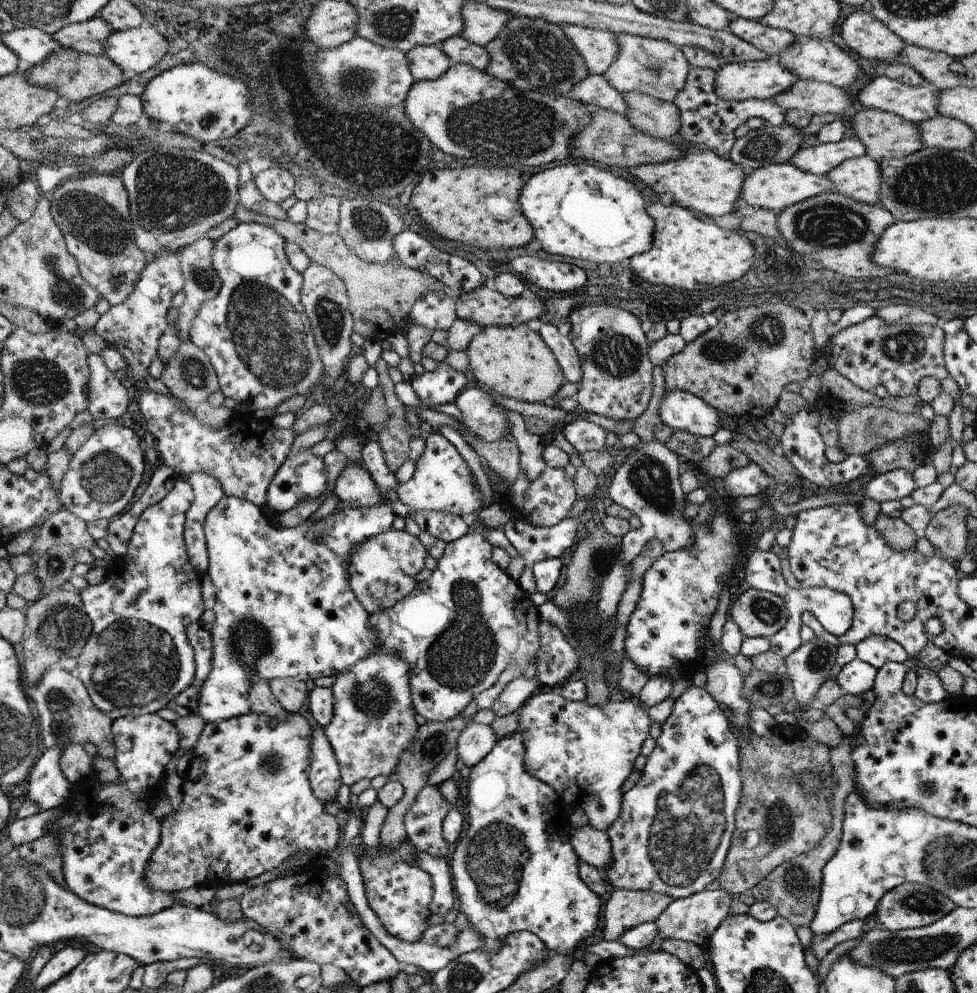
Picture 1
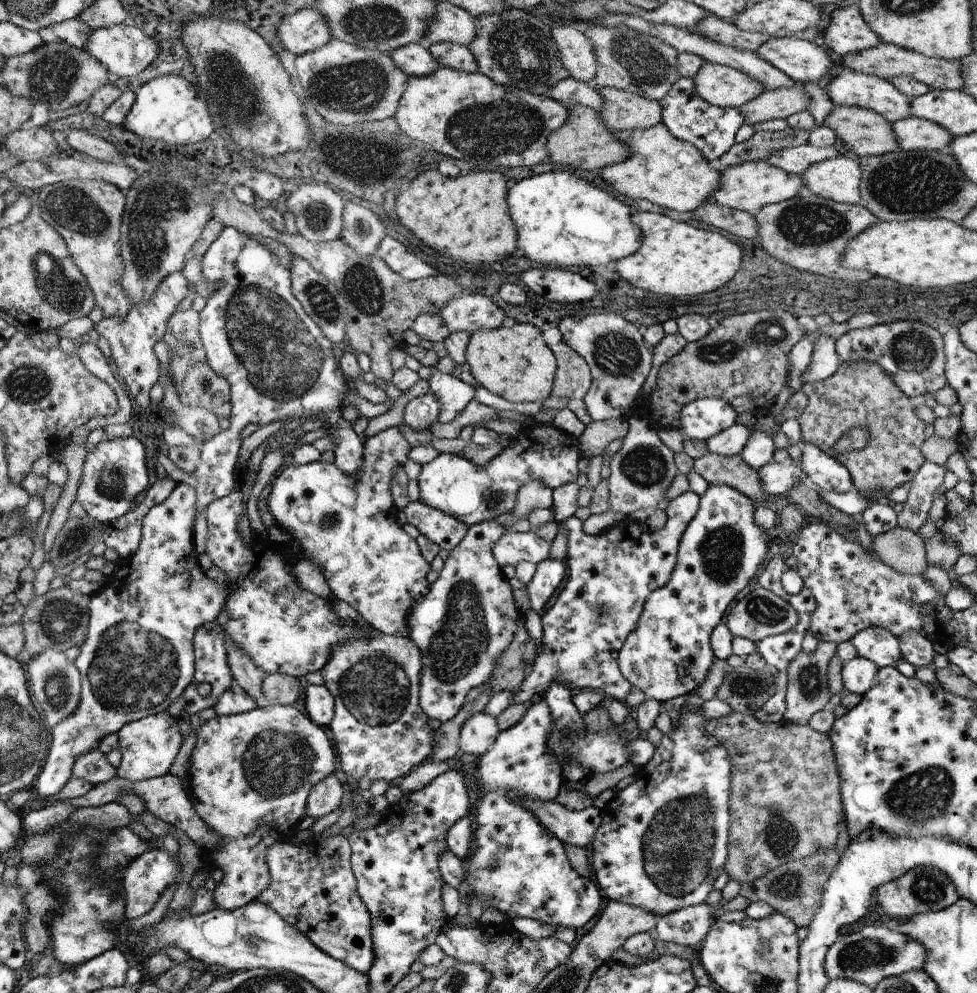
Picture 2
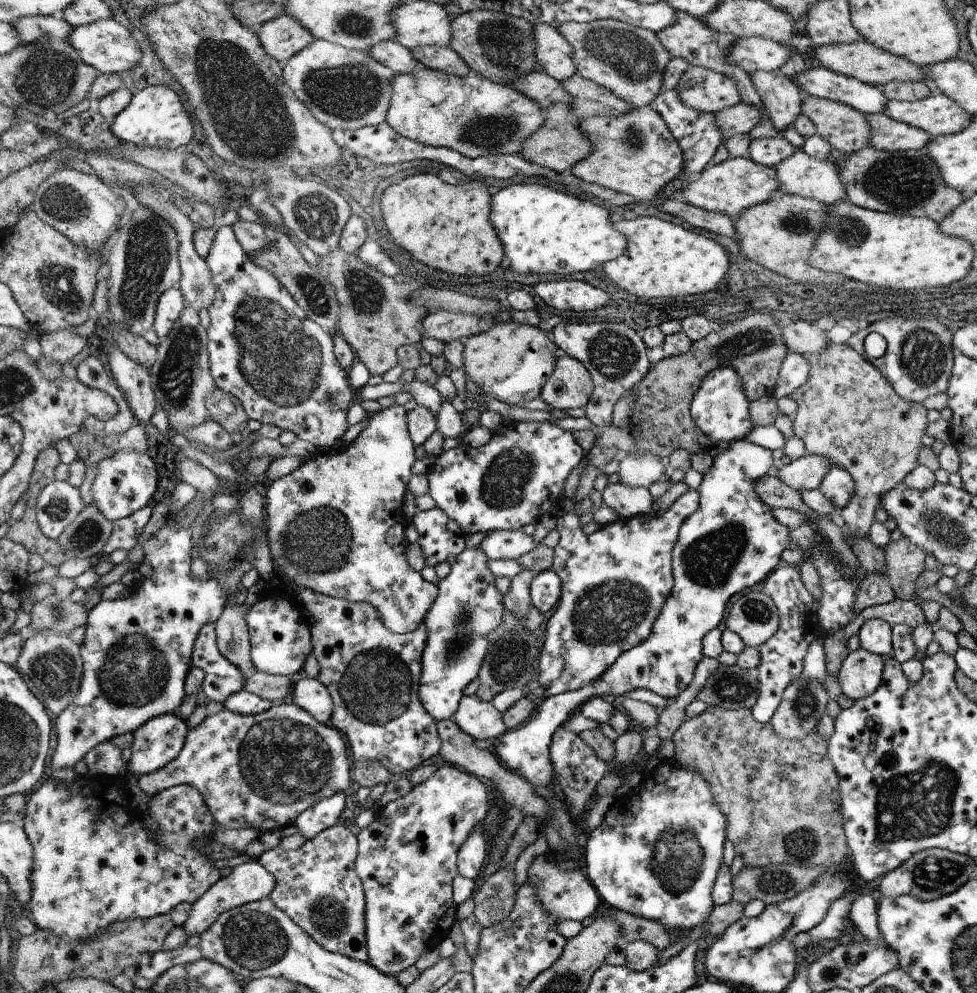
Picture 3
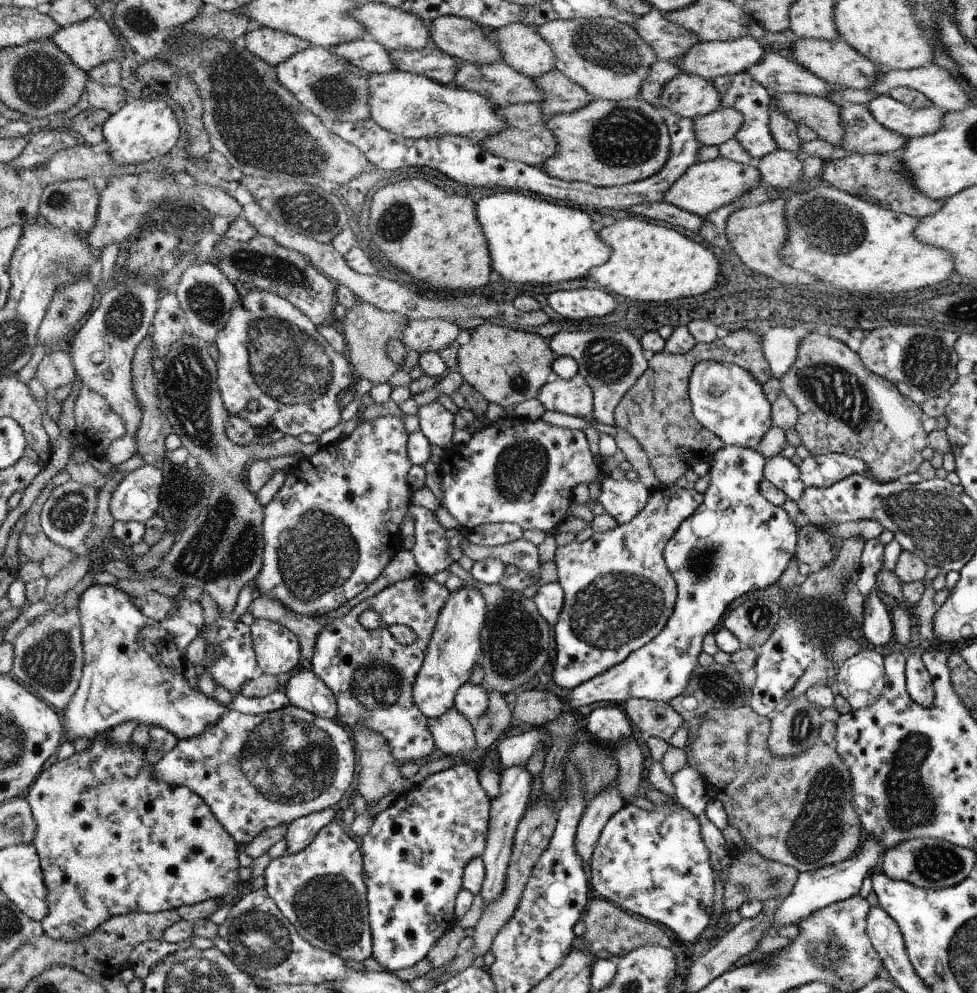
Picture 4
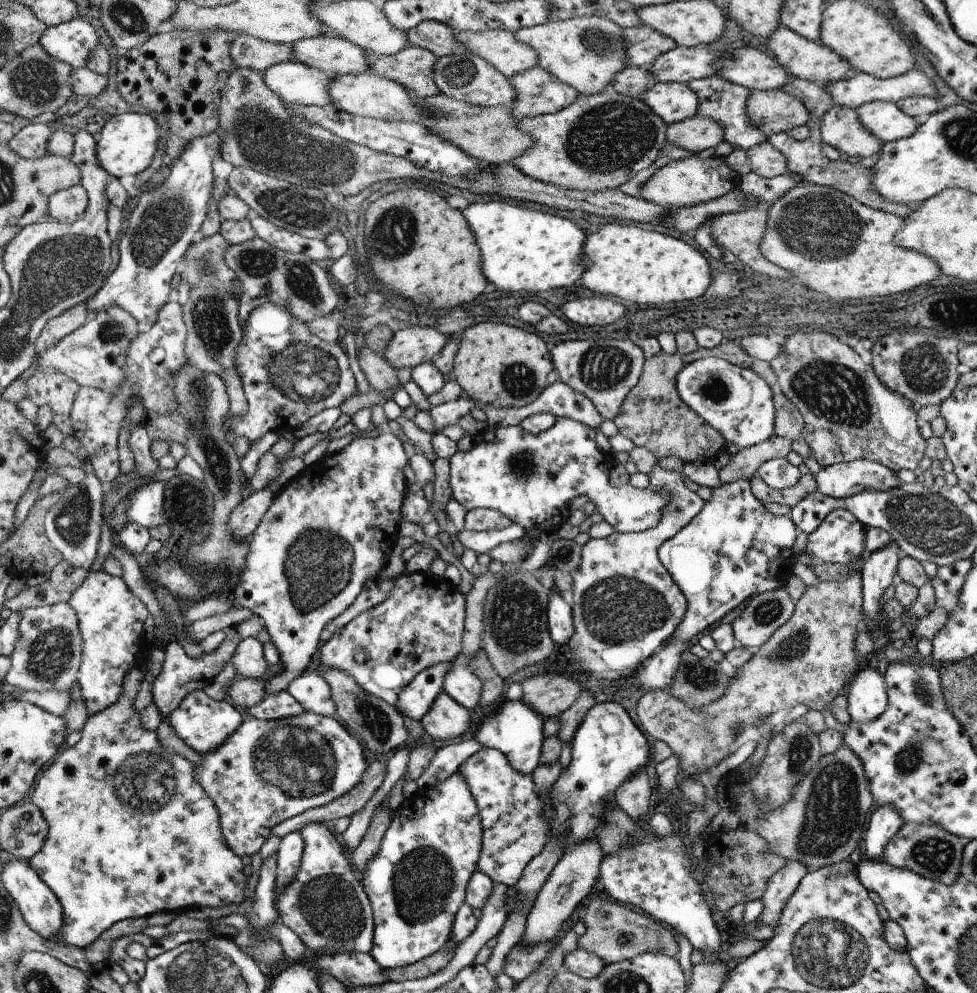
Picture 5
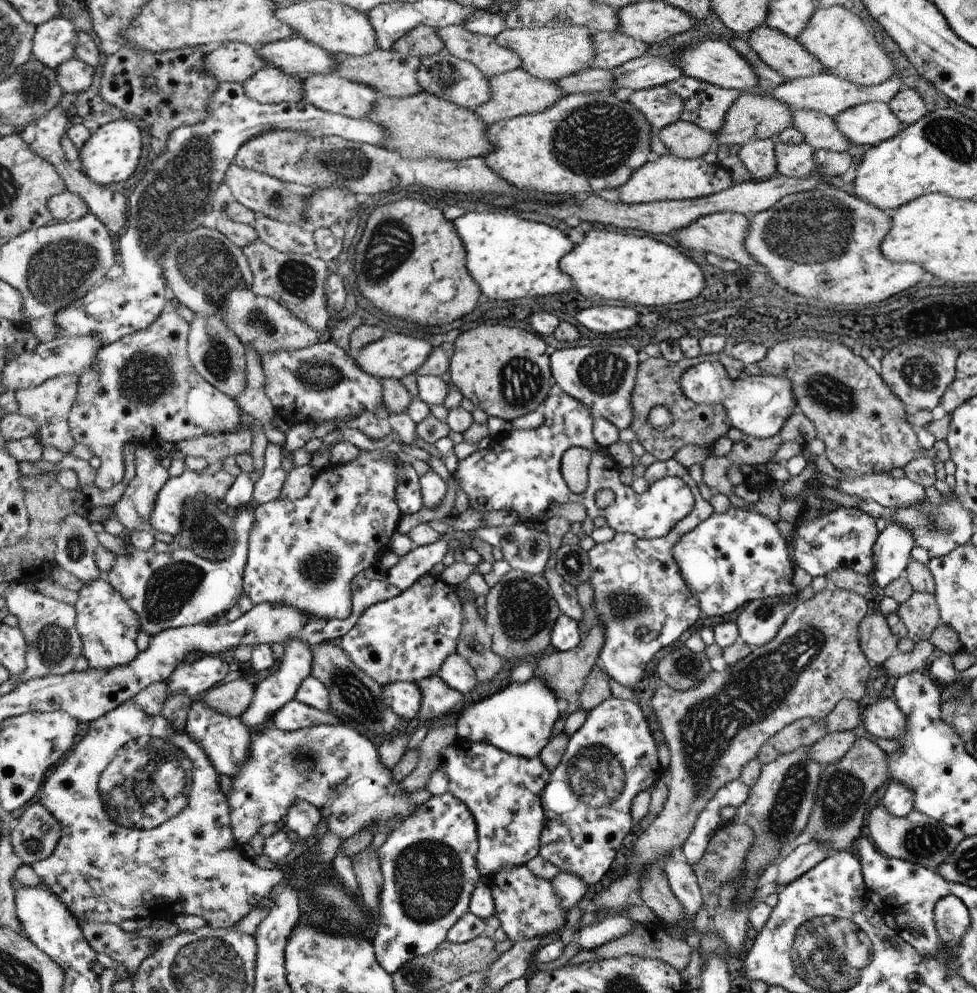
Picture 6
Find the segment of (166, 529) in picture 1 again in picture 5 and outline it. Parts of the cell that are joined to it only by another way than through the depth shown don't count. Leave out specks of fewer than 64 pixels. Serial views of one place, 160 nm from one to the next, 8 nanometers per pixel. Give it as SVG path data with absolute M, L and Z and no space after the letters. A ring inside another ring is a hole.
M90 570L87 579L67 600L78 615L80 630L84 630L84 666L80 666L77 681L89 715L106 709L123 693L123 680L132 667L147 664L151 646L144 637L144 620L149 610L146 604L126 587L122 577L104 571ZM194 691L186 696L168 717L176 734L184 740L190 748L193 748L198 754L207 755L220 749L225 741L232 737L243 724L240 712L236 710L232 703L226 698L223 700L214 700L209 698L204 691Z

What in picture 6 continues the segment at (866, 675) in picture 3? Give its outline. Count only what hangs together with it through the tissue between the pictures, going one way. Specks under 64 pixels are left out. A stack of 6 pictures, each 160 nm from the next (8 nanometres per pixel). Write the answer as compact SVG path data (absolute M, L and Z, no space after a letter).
M881 697L879 700L862 709L863 725L878 738L898 739L907 731L906 716L890 698Z

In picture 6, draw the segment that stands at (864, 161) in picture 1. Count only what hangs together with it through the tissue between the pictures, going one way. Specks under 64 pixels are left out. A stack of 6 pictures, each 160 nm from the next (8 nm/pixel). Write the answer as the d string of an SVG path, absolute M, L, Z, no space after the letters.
M752 139L739 150L742 164L754 180L766 180L777 173L775 142L772 139Z

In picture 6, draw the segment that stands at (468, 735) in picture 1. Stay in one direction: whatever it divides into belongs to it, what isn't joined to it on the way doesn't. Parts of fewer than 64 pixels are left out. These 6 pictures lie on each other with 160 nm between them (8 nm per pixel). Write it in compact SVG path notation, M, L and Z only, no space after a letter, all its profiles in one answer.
M457 652L444 659L436 674L463 695L470 692L479 682L472 665Z

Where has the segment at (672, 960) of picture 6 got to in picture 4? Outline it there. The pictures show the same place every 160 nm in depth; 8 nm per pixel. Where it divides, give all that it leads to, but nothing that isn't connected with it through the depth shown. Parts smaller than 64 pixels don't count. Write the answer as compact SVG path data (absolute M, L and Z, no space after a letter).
M594 896L589 899L588 906L582 912L581 921L586 926L586 931L582 935L585 942L600 949L604 948L608 954L613 956L614 960L646 945L660 945L666 948L672 946L673 941L666 934L666 930L662 930L662 926L658 926L656 923L652 924L652 921L634 913L626 912L613 902L603 898Z

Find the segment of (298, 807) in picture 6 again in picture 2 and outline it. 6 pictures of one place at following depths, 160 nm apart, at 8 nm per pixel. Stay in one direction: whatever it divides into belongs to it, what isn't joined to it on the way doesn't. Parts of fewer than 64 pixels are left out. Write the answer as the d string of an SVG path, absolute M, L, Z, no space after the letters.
M342 832L333 836L310 837L300 844L276 842L266 852L270 867L271 884L254 901L260 901L278 911L280 916L292 926L302 931L316 947L320 947L332 958L362 971L364 974L375 962L374 942L371 931L371 914L358 892L358 882L354 867L350 866L350 844Z

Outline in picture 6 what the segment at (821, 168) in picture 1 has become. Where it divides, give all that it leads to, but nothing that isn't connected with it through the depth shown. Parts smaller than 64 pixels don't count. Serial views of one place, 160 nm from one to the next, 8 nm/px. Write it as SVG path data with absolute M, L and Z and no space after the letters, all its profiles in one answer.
M686 75L664 86L683 102L680 119L714 134L721 129L726 112L741 95L738 89L723 89Z

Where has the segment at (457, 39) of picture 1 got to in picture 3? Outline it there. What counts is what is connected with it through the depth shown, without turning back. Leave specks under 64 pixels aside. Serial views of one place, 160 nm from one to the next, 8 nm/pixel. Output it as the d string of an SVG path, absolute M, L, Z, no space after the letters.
M448 46L420 47L412 51L413 57L420 66L449 75L465 77L471 73L469 66L460 58L453 48Z

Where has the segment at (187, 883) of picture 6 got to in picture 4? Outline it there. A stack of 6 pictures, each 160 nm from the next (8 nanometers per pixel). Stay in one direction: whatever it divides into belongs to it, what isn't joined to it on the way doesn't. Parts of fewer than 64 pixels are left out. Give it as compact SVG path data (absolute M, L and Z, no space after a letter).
M111 730L95 736L90 740L90 746L82 751L76 751L72 756L52 764L40 774L38 780L26 795L34 820L36 821L33 845L39 853L42 864L43 878L47 885L49 914L41 921L43 931L50 938L64 941L78 941L91 935L106 923L112 916L120 916L133 912L157 913L178 909L184 905L193 905L208 899L222 899L240 884L238 878L238 852L236 842L220 825L219 819L210 811L204 800L184 786L174 786L155 777L151 769L154 764L146 759L146 749L128 742L117 745L111 741Z

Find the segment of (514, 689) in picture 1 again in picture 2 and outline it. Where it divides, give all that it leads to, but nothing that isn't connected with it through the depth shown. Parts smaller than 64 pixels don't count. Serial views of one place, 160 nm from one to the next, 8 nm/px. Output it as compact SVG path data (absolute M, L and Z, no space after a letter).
M694 490L686 491L666 502L667 521L659 530L652 531L646 523L625 518L600 534L588 535L583 531L583 522L575 515L564 521L567 556L564 564L568 567L568 582L560 592L556 603L541 617L543 626L543 649L537 654L532 673L523 680L516 703L523 703L534 696L544 694L553 682L566 686L573 692L590 689L599 691L608 698L625 702L631 693L631 684L620 672L618 653L627 636L636 630L639 616L648 595L662 588L669 580L677 561L677 550L682 533L696 516L699 496Z

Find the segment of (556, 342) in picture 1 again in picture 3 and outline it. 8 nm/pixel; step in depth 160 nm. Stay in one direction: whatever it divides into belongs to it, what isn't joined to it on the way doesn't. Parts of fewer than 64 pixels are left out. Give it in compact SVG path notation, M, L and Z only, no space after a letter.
M564 356L557 358L554 371L547 384L544 384L540 396L554 409L584 409L593 389L586 366L570 356Z

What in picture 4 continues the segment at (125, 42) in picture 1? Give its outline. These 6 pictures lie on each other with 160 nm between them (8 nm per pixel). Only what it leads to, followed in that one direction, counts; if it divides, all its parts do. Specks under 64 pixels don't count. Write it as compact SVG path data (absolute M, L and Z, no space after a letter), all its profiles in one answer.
M96 16L60 27L50 39L77 67L87 72L107 60L122 60L124 56L116 34L110 31L110 26L102 18Z

